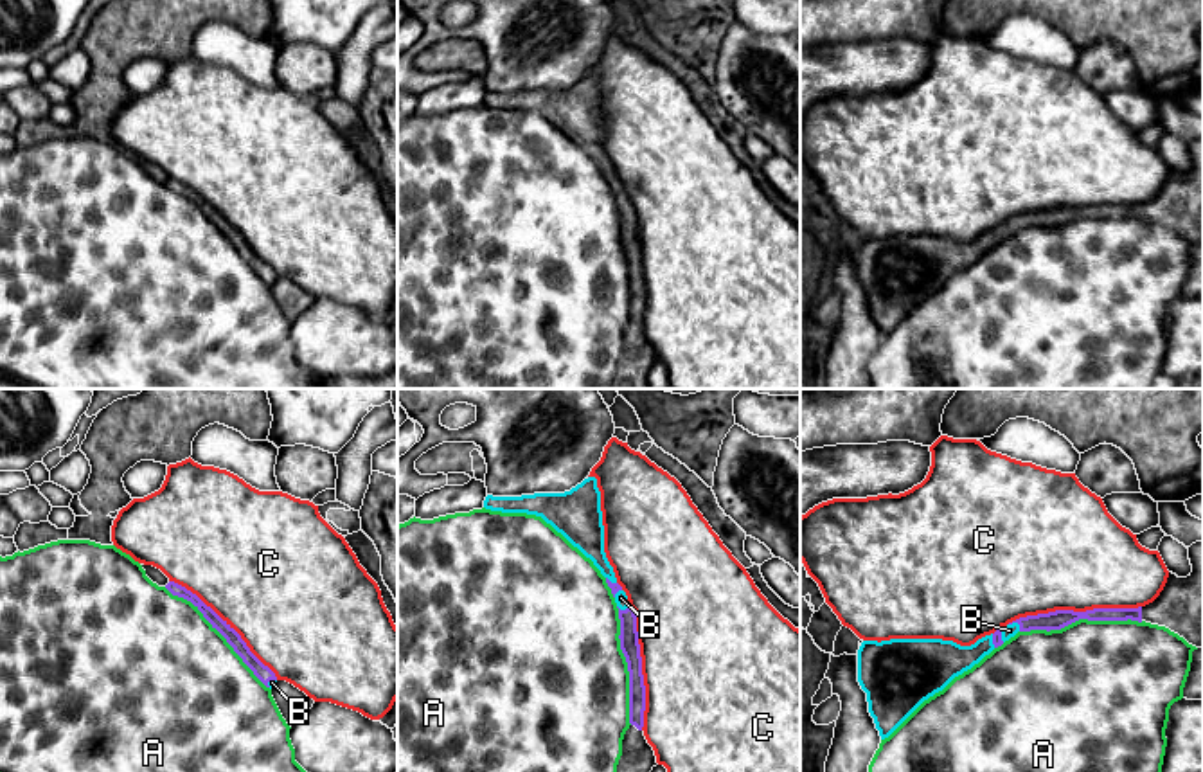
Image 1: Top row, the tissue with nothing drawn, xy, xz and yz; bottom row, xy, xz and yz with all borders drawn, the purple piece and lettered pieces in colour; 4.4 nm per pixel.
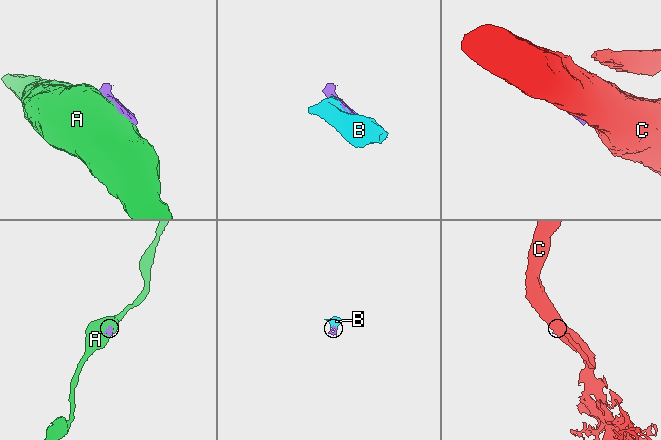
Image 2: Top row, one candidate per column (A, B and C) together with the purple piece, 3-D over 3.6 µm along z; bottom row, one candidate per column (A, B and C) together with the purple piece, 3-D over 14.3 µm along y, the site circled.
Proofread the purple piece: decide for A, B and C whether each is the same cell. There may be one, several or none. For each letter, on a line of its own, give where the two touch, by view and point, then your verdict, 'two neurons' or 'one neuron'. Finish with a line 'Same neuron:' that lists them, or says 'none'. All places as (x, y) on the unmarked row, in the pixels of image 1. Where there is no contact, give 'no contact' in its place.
A: meets purple in yz at (1081, 215); two neurons
B: meets purple in yz at (1016, 218); one neuron
C: meets purple in yz at (1072, 207); two neurons
Same neuron: B

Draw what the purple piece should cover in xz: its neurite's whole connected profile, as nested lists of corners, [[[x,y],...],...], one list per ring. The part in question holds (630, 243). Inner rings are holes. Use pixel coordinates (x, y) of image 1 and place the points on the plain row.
[[[588,74],[565,90],[534,90],[521,94],[487,92],[484,104],[502,110],[541,113],[574,144],[577,144],[606,175],[620,216],[620,247],[629,268],[629,326],[622,337],[622,353],[610,389],[647,389],[647,373],[658,362],[653,344],[644,333],[646,283],[637,229],[637,212],[628,193],[617,180],[604,149],[604,122],[597,76]]]

